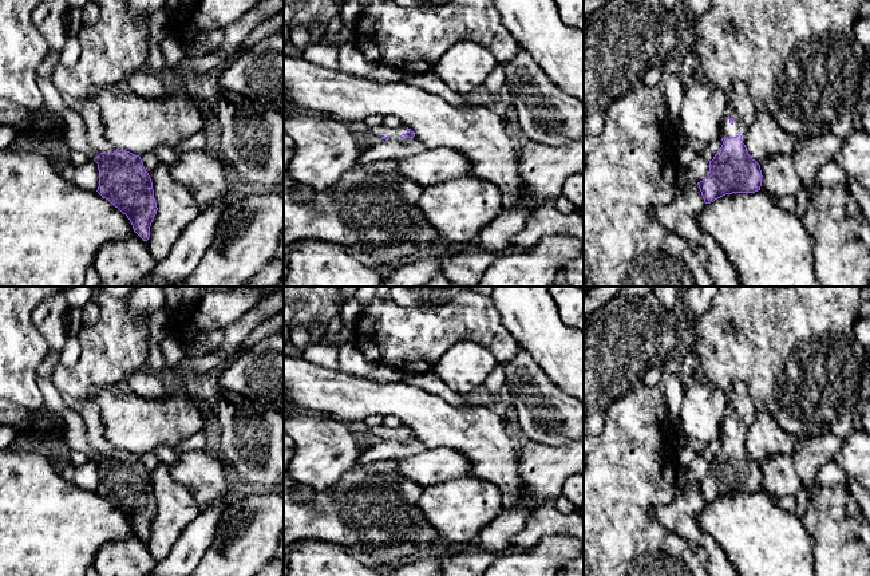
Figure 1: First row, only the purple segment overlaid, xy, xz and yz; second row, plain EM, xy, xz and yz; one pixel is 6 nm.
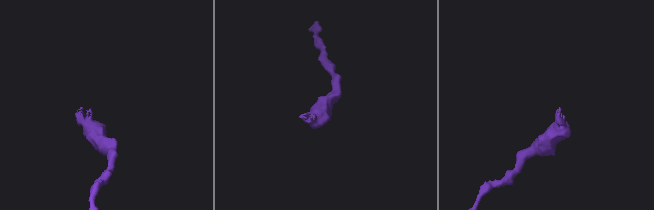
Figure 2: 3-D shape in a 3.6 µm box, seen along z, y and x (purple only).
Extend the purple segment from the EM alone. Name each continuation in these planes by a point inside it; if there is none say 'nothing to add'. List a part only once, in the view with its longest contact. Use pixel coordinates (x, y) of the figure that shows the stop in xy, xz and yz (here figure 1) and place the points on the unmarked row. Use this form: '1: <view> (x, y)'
1: yz (728, 430)

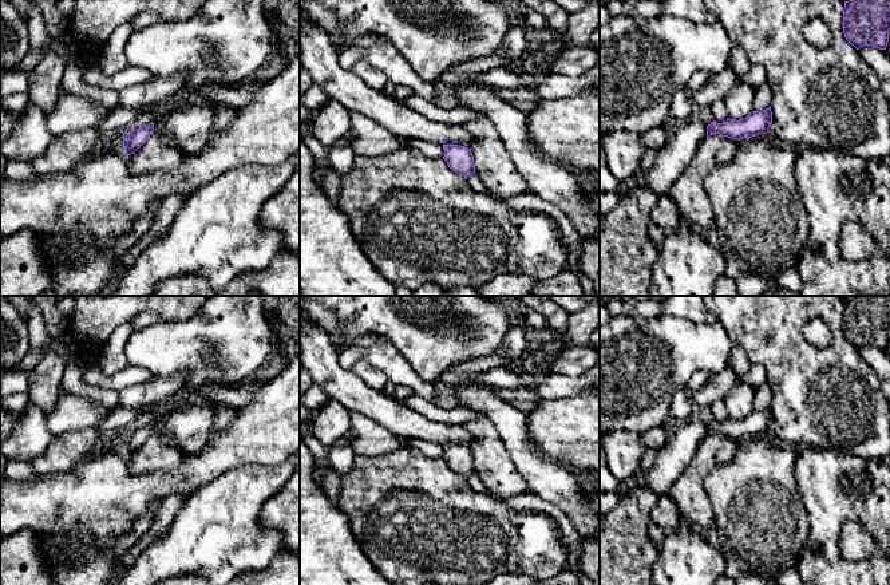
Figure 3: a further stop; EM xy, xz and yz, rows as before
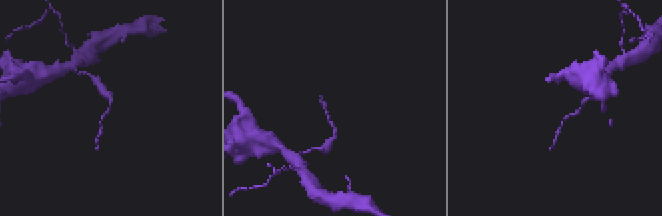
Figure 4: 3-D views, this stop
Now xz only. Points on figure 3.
nothing to add

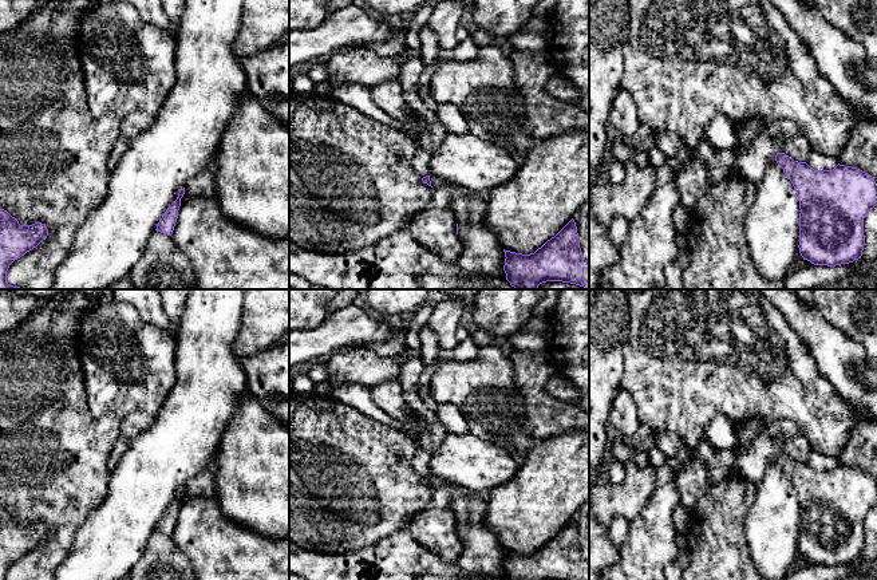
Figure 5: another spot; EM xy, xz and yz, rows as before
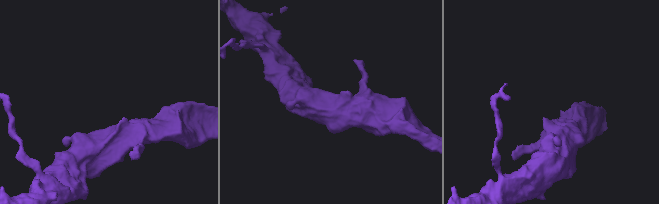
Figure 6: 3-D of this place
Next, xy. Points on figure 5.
nothing to add

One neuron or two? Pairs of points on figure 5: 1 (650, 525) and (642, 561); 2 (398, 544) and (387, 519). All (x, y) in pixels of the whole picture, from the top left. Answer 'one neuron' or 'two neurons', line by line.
1: one neuron
2: two neurons

